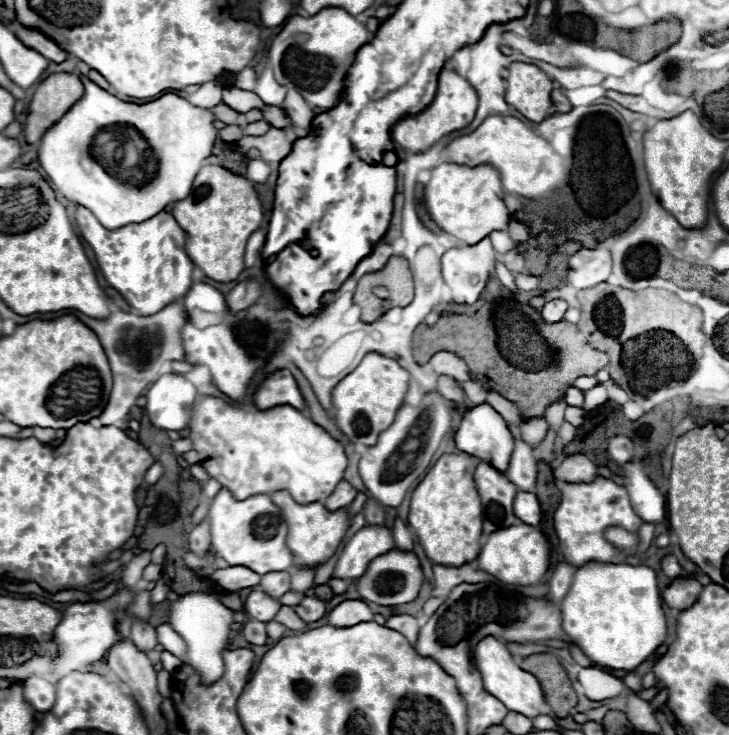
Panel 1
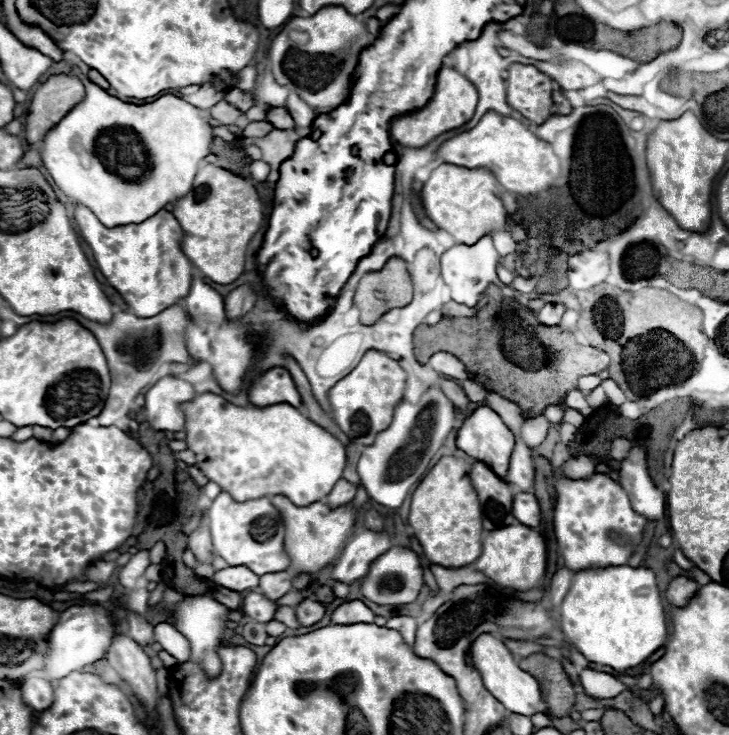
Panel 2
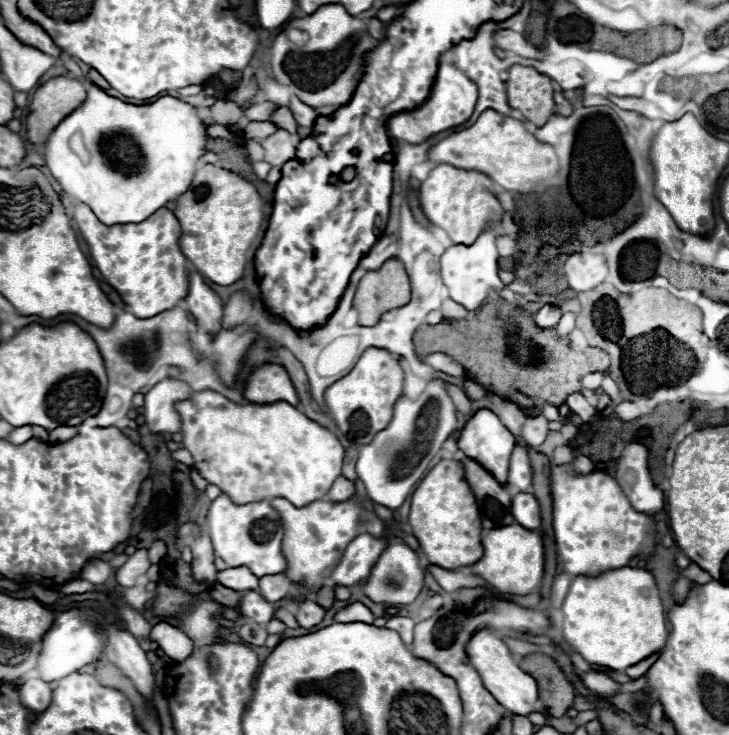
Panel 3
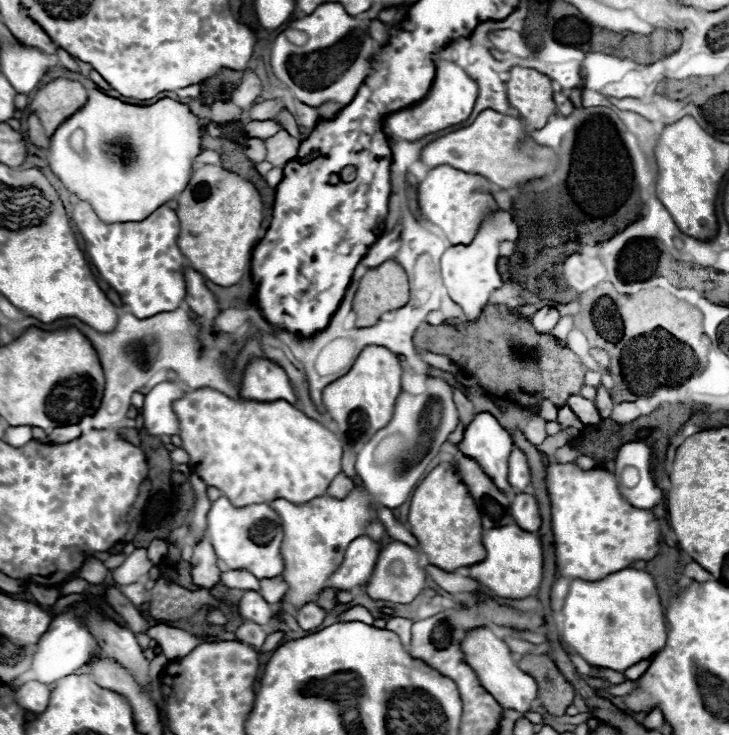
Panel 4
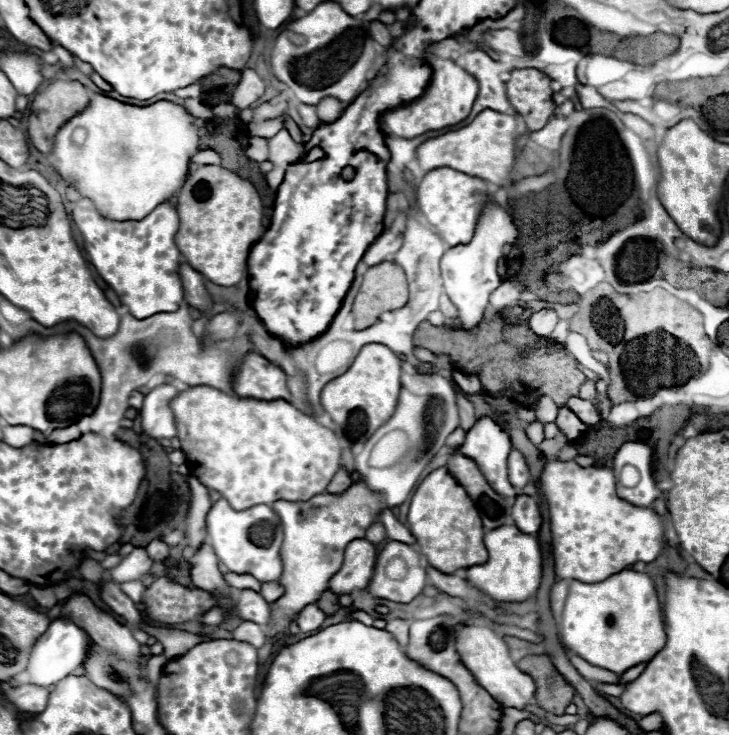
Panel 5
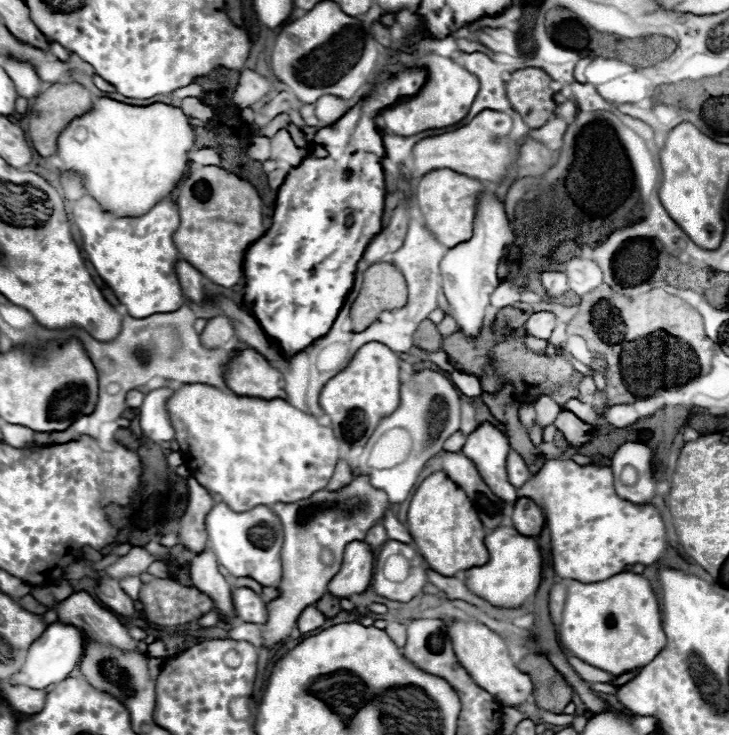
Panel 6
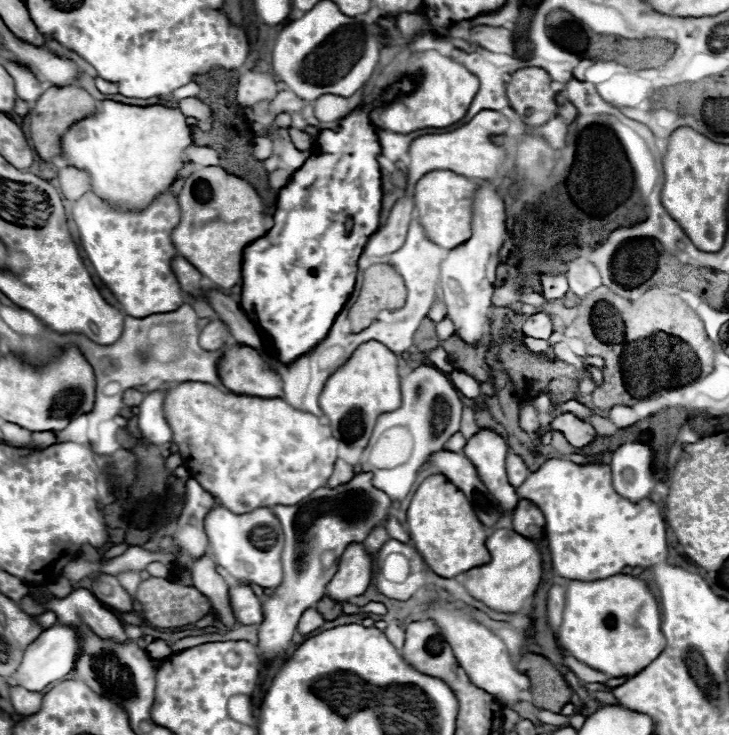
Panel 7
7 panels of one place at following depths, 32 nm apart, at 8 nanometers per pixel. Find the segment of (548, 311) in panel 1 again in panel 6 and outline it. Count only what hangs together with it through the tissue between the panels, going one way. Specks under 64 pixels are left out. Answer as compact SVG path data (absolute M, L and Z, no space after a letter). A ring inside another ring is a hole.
M536 312L526 320L524 328L534 338L550 338L554 324L556 324L556 316L552 312Z

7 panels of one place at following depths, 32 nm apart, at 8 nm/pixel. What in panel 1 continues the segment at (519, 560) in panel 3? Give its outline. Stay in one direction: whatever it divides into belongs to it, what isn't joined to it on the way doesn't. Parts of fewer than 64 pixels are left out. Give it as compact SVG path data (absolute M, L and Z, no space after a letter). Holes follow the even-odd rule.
M518 524L492 532L490 536L486 536L482 552L478 556L478 570L484 570L502 584L514 586L540 584L548 568L550 568L550 544L538 528L528 524Z

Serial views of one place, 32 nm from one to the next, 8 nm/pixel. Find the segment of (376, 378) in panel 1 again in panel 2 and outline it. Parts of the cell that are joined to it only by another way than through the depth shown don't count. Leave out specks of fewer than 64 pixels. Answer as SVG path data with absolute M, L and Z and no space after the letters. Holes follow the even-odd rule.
M370 350L362 356L358 366L338 380L328 392L328 402L332 418L338 428L350 438L352 444L372 444L376 434L386 430L394 418L394 408L404 396L406 372L400 368L398 360L390 358L386 352Z

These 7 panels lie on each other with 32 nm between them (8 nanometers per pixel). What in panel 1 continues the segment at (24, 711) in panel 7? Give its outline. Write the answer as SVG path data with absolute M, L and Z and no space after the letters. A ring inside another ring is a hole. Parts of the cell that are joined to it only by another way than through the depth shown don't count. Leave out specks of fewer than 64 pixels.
M30 678L24 682L24 700L38 712L46 712L54 706L56 686L44 678Z

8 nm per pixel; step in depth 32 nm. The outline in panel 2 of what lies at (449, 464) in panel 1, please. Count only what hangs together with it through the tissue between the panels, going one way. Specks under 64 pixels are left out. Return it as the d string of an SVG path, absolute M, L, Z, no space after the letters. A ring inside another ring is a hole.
M440 458L438 464L424 476L412 494L408 526L418 538L426 558L444 568L460 568L472 564L482 554L482 510L478 496L470 484L468 470L476 462L468 458Z

